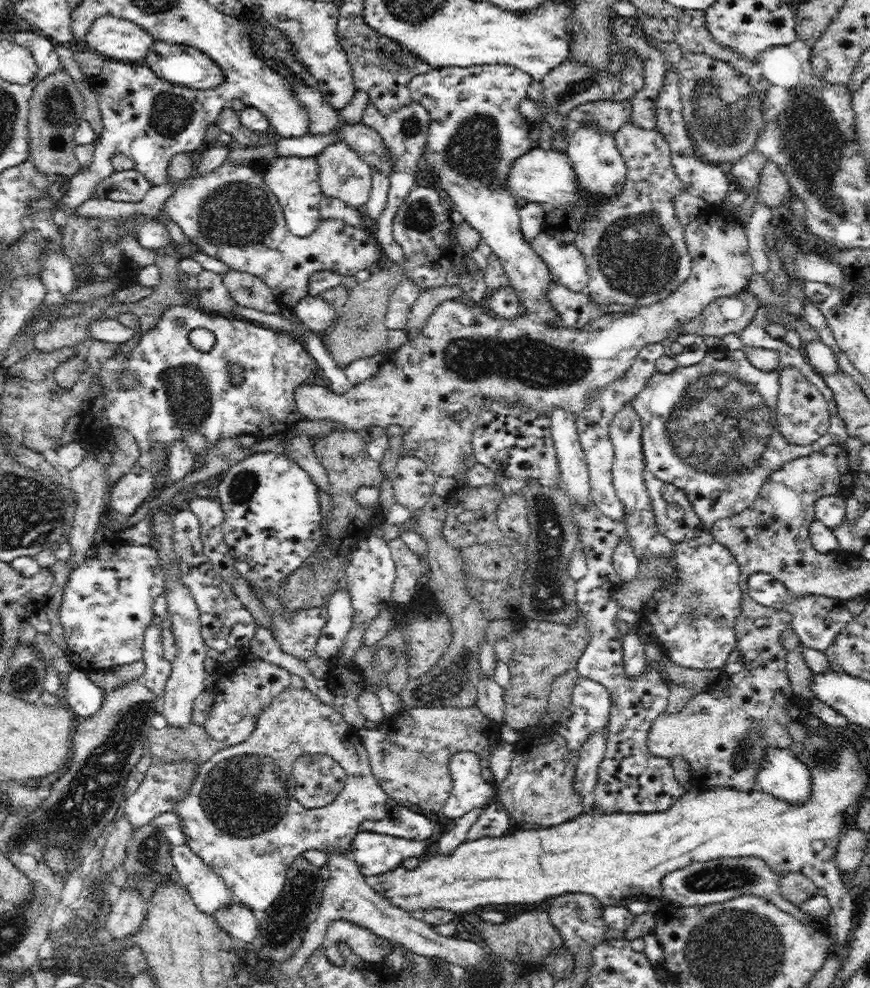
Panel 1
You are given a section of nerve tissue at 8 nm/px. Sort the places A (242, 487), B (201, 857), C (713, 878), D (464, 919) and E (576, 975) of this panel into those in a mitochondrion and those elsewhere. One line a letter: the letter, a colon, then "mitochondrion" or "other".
A: mitochondrion
B: other
C: mitochondrion
D: other
E: other

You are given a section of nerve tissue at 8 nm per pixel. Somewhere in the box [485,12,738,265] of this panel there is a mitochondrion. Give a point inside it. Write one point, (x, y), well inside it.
(579, 86)

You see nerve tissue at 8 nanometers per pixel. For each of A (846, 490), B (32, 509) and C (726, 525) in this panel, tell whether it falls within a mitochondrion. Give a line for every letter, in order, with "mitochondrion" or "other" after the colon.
A: other
B: mitochondrion
C: other

